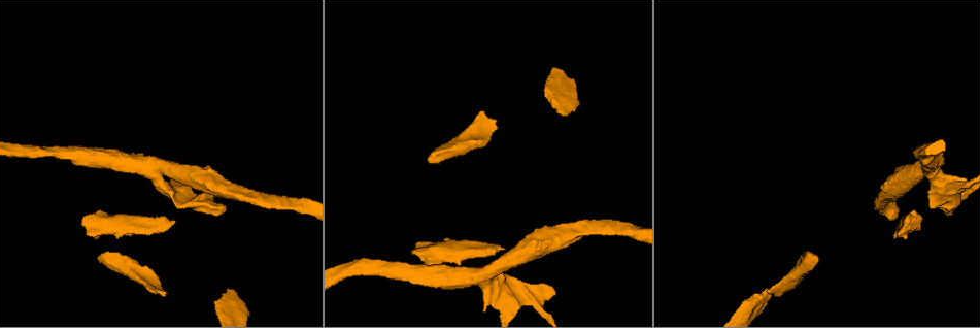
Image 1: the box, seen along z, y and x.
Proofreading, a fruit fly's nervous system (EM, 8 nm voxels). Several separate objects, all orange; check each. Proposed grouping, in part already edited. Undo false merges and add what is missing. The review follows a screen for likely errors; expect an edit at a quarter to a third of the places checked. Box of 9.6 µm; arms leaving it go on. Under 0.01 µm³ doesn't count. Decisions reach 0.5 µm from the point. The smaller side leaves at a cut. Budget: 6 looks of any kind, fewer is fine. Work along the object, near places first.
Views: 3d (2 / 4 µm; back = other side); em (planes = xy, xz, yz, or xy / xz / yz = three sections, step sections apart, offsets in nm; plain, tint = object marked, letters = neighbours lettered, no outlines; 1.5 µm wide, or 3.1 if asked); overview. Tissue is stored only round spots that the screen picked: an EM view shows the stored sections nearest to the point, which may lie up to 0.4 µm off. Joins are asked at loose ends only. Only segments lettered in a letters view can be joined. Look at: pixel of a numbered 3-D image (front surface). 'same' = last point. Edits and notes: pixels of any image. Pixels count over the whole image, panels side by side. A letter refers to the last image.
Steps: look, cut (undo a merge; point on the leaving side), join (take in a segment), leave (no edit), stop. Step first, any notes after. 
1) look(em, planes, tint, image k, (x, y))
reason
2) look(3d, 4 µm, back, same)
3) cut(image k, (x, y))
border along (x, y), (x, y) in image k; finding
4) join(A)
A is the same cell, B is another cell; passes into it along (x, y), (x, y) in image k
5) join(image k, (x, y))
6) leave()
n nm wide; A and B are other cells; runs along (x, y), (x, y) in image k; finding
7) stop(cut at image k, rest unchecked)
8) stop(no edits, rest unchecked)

look(em, yz, step 8, letters, image 1, (775, 296))
an open end

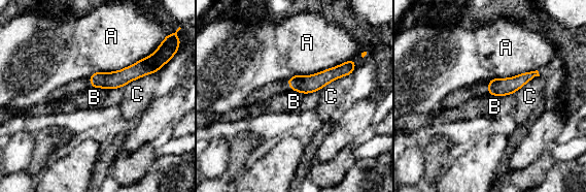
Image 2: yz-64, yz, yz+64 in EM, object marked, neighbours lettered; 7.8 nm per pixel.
look(em, planes, letters, same)
another direction

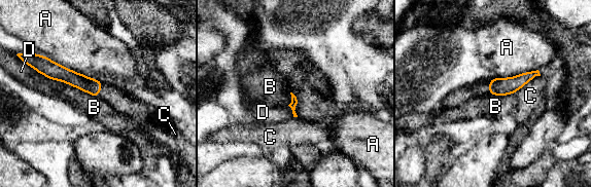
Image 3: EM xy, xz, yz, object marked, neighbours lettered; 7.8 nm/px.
leave()
A, B, C and D are other cells; border along (66, 83), (98, 98) in image 3; none of them fits

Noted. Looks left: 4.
look(3d, 4 µm, image 1, (574, 110))
an open end

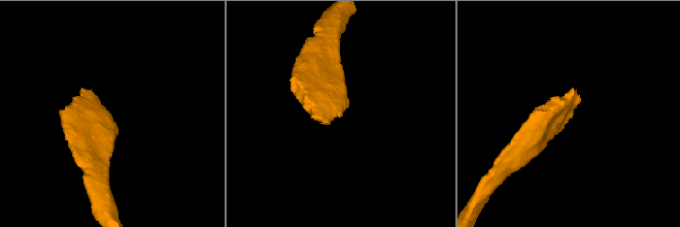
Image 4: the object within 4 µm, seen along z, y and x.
look(em, planes, plain, image 4, (109, 115))
now the EM

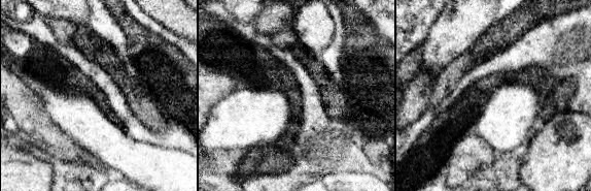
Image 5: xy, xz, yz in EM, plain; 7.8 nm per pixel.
look(em, planes, letters, same)
see the neighbours

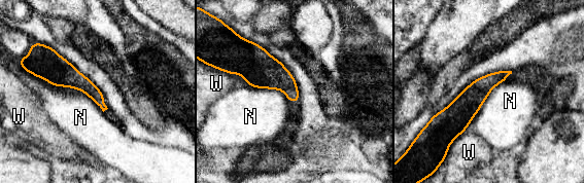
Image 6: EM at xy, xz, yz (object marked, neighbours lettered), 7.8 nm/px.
leave()
N and W are other cells; runs along (506, 73), (488, 81), (442, 123) in image 6; no lettered segment goes on from it

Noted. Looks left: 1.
stop(no edits, rest unchecked)

